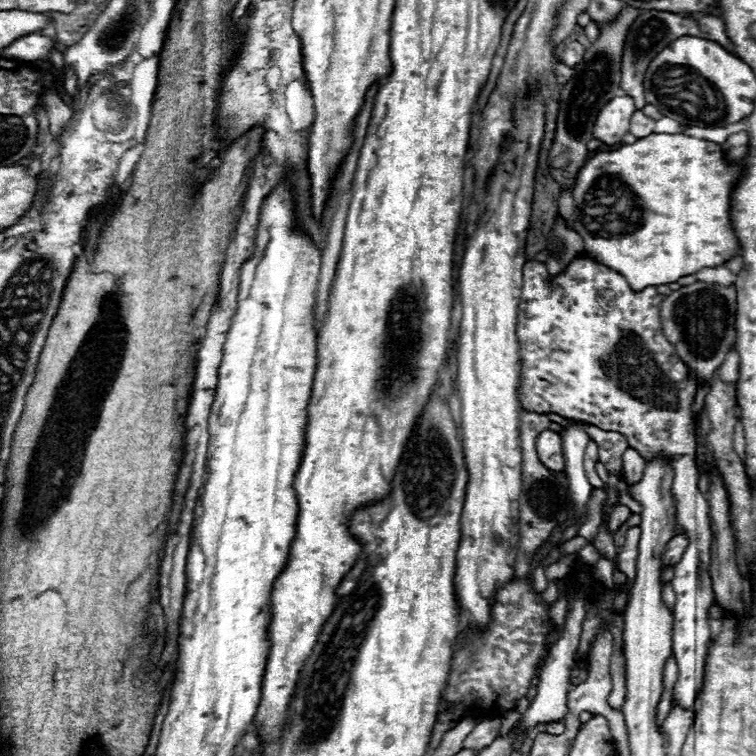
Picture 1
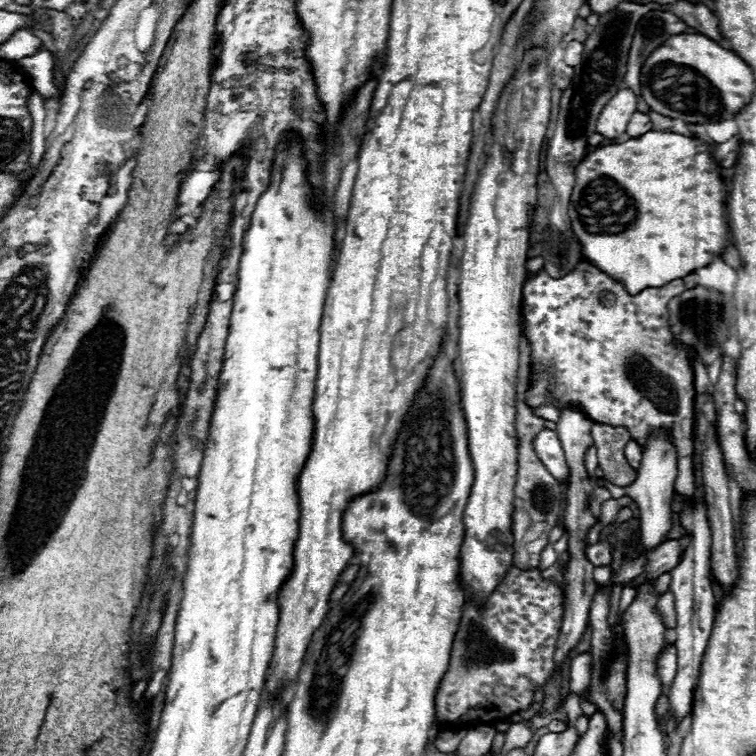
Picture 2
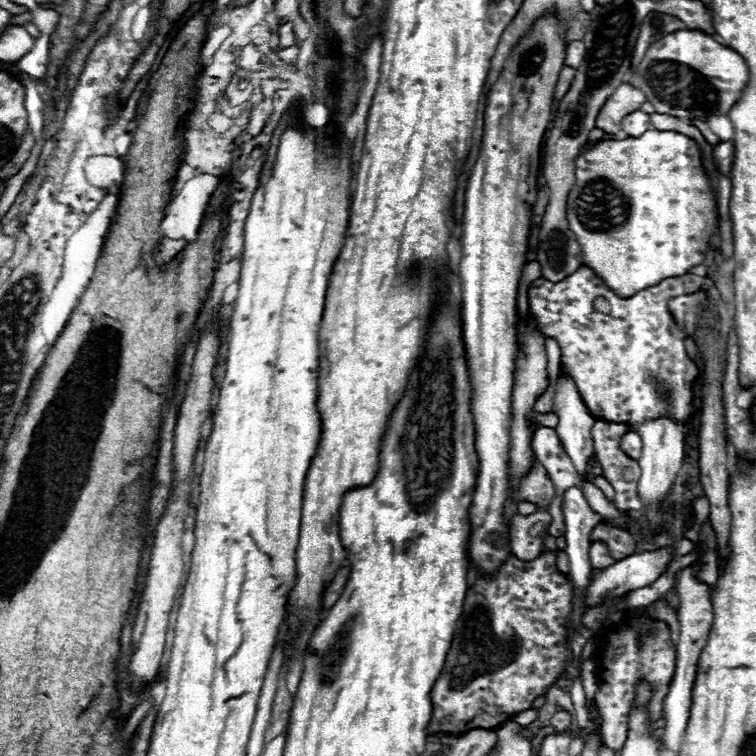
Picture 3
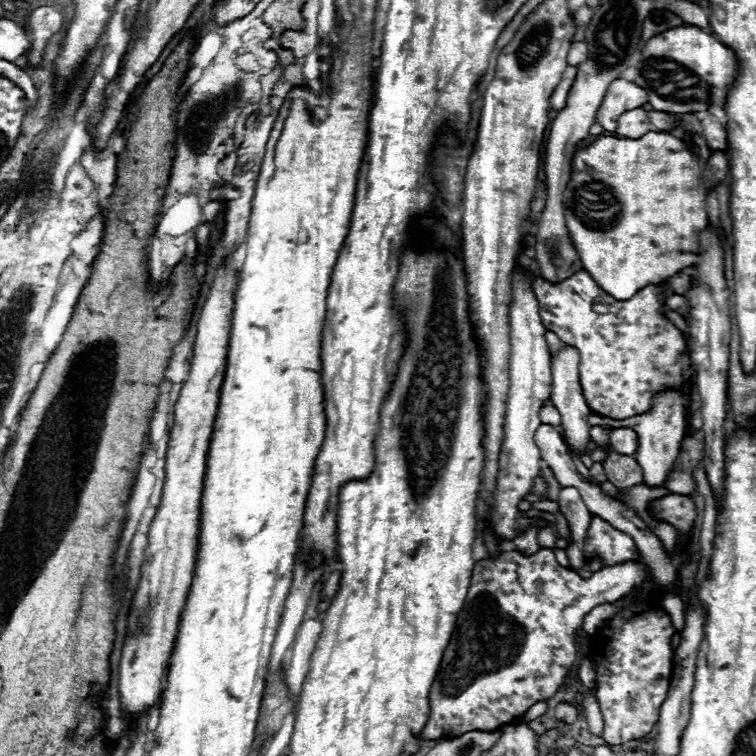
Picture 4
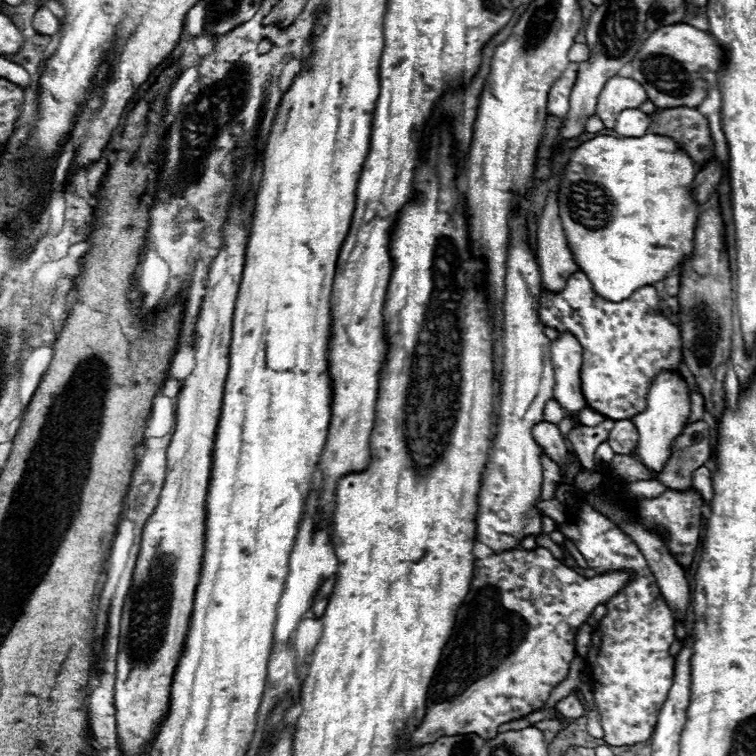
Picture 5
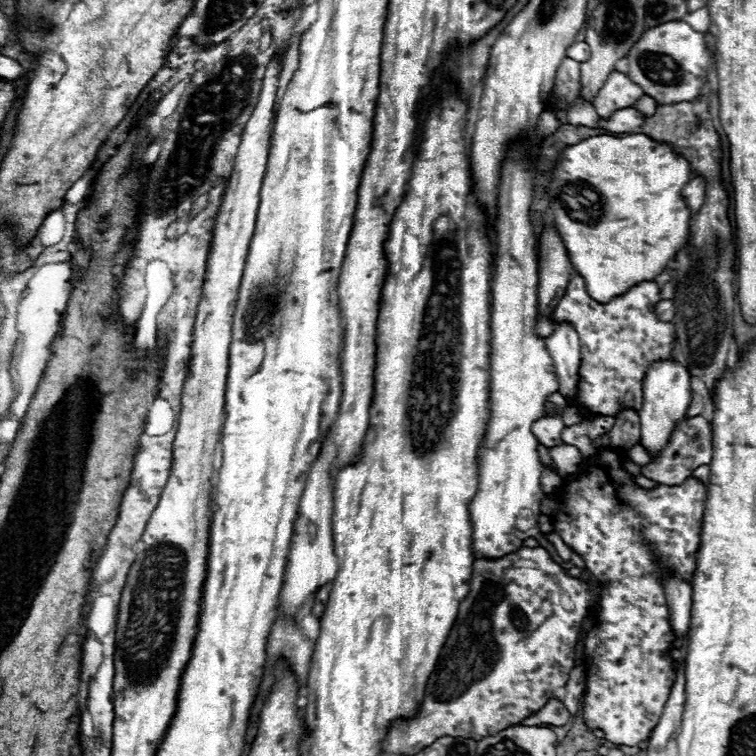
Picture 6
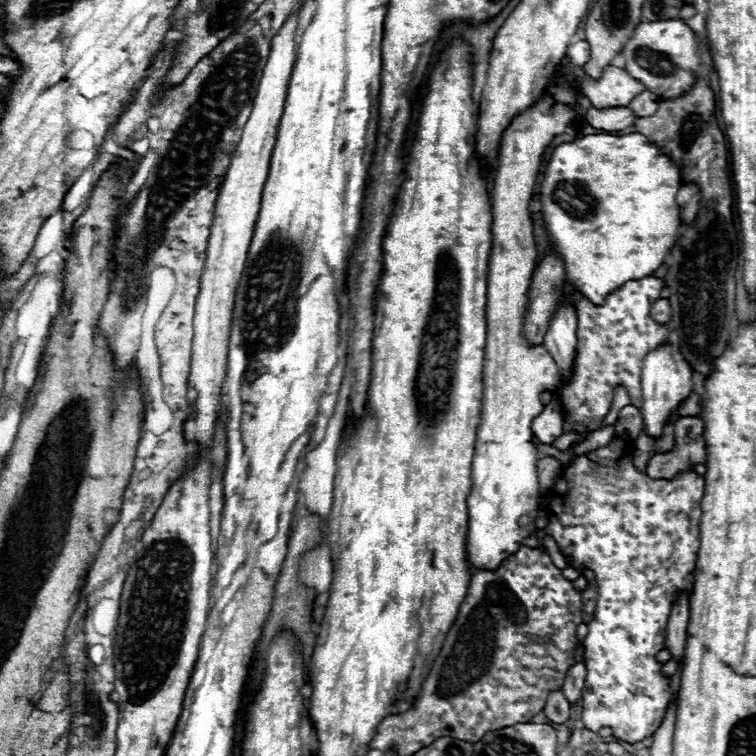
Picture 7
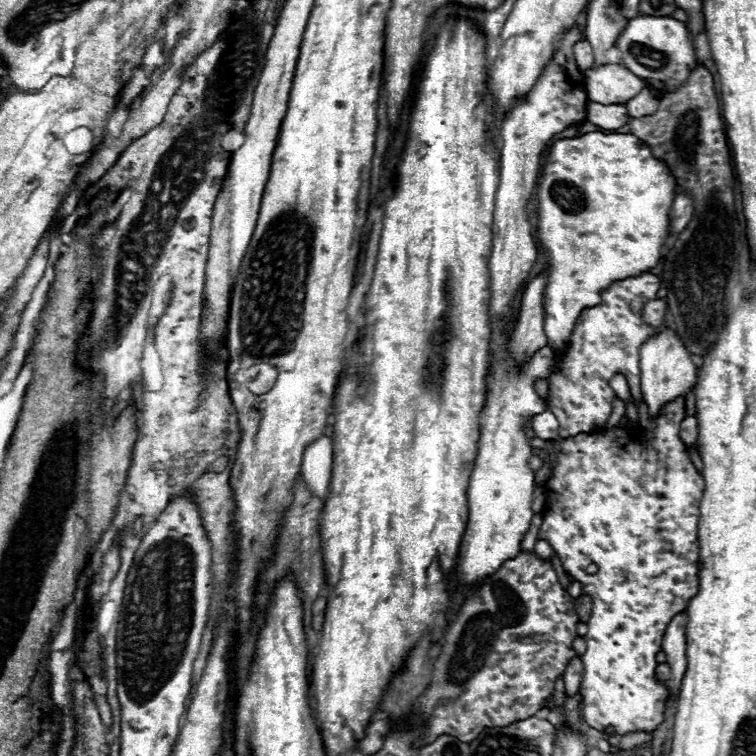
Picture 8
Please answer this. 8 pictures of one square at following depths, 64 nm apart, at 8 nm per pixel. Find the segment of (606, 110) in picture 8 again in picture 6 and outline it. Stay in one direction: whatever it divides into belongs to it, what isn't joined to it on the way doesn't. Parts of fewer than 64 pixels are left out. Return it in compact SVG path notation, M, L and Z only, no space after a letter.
M622 108L616 110L610 120L600 120L600 126L610 130L610 132L618 132L618 134L632 134L636 130L642 128L646 116L642 116L638 110L634 108Z

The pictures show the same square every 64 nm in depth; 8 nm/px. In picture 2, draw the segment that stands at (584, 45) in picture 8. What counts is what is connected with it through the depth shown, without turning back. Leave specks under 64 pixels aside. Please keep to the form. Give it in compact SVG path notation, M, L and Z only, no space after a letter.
M570 42L566 46L566 54L564 54L564 62L568 66L576 66L580 60L582 60L582 52L584 52L584 44L582 42Z

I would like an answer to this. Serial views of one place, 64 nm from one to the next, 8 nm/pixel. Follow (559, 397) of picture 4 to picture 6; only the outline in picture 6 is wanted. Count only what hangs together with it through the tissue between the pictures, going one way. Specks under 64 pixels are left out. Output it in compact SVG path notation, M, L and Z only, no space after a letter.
M566 322L556 326L554 334L546 338L546 348L558 372L560 384L558 394L562 394L568 406L572 406L578 388L578 368L580 368L580 342L576 330Z

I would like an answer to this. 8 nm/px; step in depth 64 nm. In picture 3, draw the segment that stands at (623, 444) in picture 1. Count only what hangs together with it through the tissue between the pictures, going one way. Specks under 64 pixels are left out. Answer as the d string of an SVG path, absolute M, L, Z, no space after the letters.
M600 422L592 426L592 440L596 460L602 466L602 476L614 486L616 496L614 504L618 510L640 510L642 502L636 496L636 484L640 478L638 462L630 460L620 450L620 438L630 432L624 424L614 422Z

